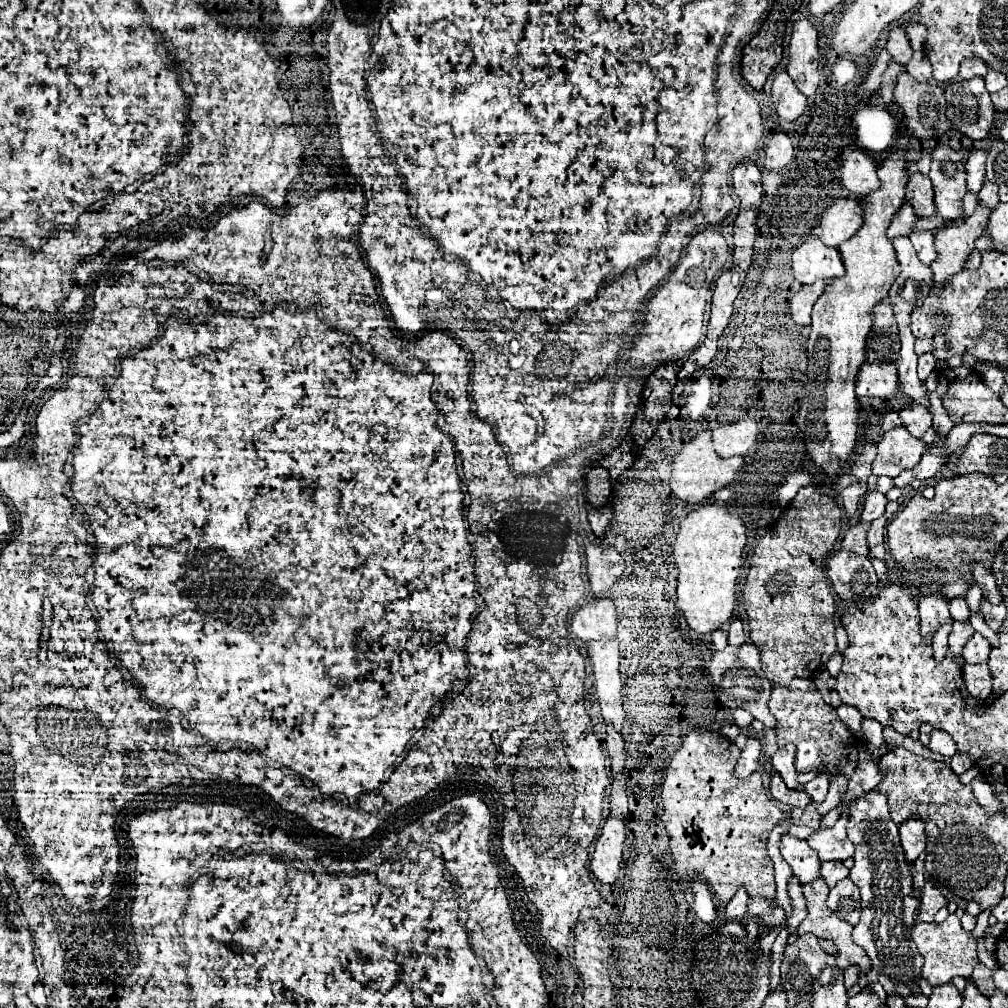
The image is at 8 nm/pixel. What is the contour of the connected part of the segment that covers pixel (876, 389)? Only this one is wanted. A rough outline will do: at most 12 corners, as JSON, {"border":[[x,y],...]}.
{"border":[[865,361],[857,395],[885,399],[899,391],[893,363]]}

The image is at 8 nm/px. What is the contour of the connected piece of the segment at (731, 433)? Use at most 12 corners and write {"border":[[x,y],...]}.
{"border":[[753,419],[711,429],[719,457],[745,457],[757,439]]}

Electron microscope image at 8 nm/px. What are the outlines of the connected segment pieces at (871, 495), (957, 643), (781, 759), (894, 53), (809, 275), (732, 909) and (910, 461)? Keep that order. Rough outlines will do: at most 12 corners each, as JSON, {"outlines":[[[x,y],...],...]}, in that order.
{"outlines":[[[877,491],[865,495],[861,521],[875,521],[885,513],[887,497]],[[953,623],[949,651],[961,655],[963,645],[973,635],[969,623]],[[795,745],[777,749],[771,757],[775,771],[789,789],[797,789]],[[893,27],[885,49],[899,65],[911,61],[913,49],[903,27]],[[817,237],[793,249],[795,281],[843,277],[837,249]],[[737,889],[727,903],[727,919],[747,913],[747,891]],[[905,427],[879,441],[873,475],[915,467],[927,445]]]}

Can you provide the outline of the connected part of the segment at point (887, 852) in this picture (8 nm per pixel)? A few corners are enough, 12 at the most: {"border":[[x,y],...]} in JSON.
{"border":[[887,795],[849,807],[853,941],[887,993],[919,993],[911,865]]}

